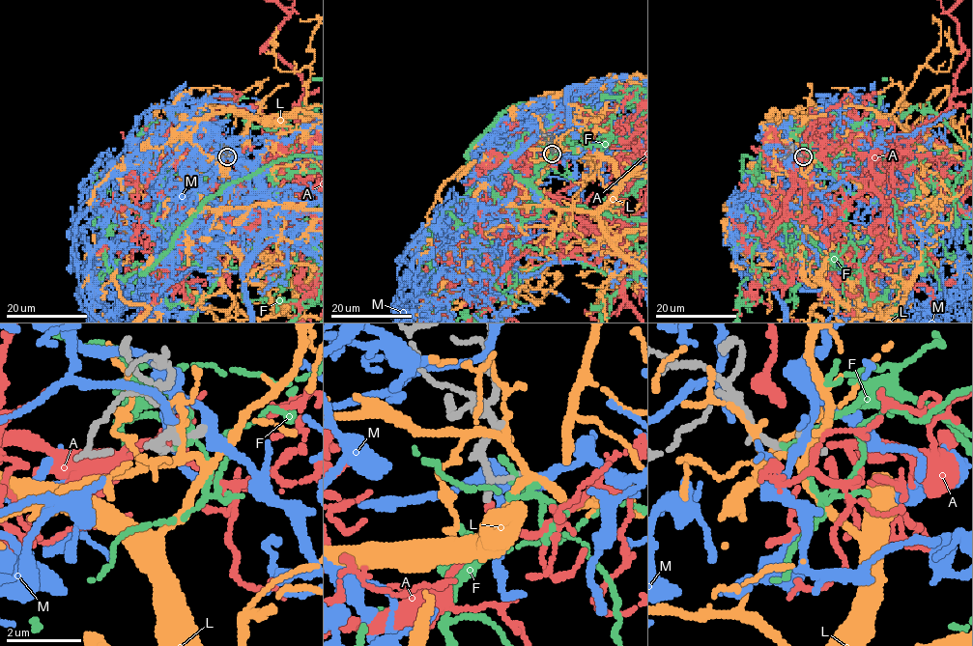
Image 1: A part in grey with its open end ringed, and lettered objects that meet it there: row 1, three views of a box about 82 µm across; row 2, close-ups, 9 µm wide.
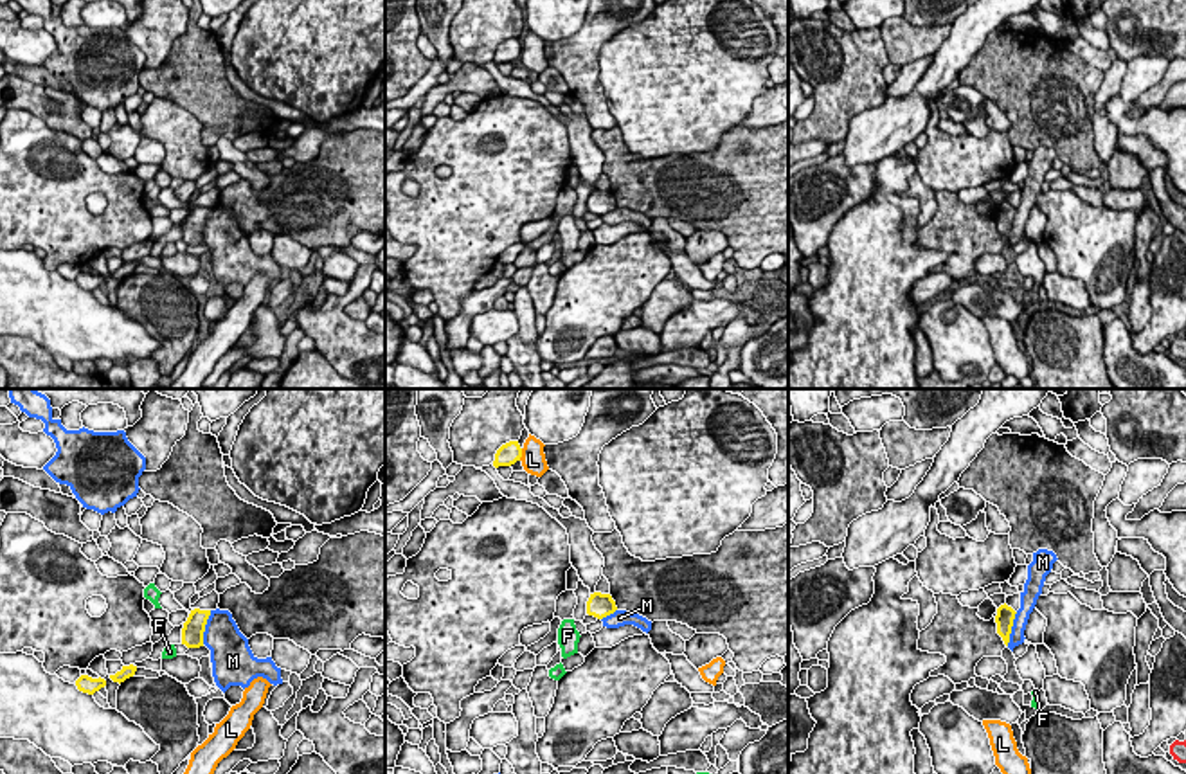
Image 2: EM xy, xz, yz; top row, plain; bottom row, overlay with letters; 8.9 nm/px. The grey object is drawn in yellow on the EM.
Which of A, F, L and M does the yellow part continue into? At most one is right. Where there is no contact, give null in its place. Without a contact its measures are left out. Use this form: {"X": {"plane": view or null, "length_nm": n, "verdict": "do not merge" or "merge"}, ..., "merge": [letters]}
{"A": {"plane": null, "verdict": "merge"}, "F": {"plane": null, "verdict": "do not merge"}, "L": {"plane": "xz", "length_nm": 120, "verdict": "do not merge"}, "M": {"plane": "xy", "length_nm": 320, "verdict": "do not merge"}, "merge": ["A"]}

